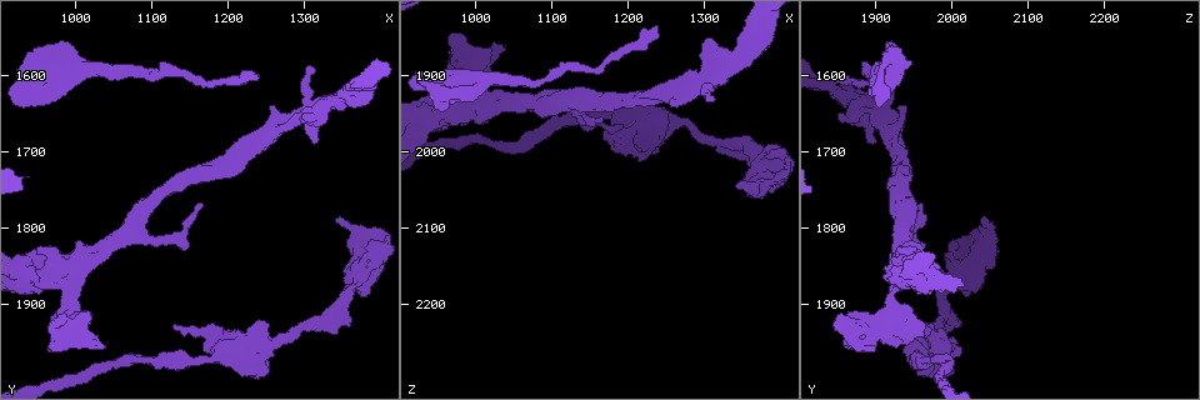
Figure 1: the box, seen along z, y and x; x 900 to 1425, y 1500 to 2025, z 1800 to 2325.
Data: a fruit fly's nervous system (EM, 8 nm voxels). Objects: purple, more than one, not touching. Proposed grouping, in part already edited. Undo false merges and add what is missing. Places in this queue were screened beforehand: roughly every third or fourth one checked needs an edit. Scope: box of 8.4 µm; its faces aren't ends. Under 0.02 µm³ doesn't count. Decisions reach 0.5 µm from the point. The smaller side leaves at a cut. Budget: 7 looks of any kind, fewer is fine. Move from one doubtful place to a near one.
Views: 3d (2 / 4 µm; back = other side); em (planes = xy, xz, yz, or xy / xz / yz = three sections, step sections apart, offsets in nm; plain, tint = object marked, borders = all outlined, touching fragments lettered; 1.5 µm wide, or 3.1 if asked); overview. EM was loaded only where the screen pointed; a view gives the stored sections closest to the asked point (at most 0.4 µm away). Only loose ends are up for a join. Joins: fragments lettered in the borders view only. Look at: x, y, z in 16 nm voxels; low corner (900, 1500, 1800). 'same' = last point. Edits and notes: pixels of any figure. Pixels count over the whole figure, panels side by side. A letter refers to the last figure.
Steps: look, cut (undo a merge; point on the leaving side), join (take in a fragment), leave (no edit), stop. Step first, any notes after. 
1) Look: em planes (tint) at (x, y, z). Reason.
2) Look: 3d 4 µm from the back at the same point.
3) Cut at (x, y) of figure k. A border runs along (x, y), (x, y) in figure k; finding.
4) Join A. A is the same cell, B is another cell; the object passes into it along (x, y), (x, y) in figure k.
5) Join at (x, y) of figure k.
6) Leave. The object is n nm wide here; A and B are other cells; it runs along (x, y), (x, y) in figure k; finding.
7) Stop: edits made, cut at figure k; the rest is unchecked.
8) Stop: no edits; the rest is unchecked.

Look: 3d 4 µm at (1355, 1930, 2010). Free end.

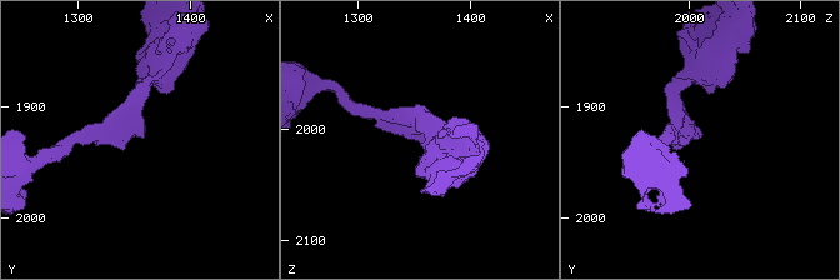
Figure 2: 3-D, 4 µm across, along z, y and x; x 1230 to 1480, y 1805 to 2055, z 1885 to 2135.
Look: em xz step 4 (plain) at (1356, 1926, 2014). Need the tissue.

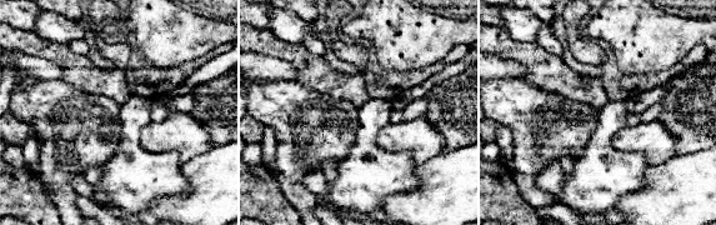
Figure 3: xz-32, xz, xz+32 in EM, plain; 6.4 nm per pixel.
Look: em xz step 4 (borders) at the same point.

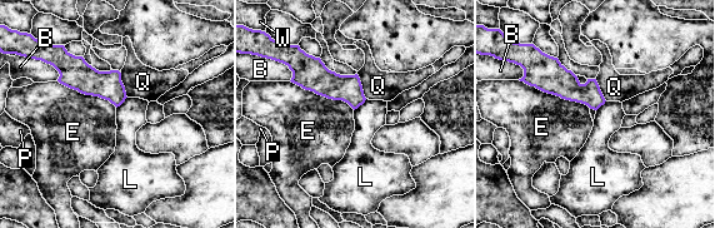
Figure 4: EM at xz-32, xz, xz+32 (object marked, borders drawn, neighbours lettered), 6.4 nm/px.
Leave. The longest contact is with E, 500 nm; B, E, L, P, Q and W are other cells; a border runs along (366, 99), (354, 110) in figure 4; none of them fits.

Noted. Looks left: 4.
Look: 3d 4 µm at (1040, 1950, 1860). Thick end.

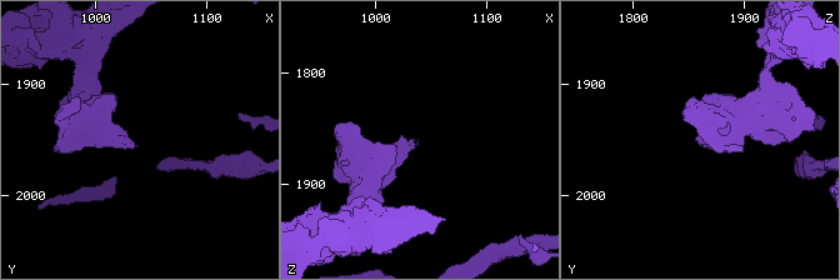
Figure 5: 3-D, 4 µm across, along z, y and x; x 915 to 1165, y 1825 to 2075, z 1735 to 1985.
Look: em planes (tint) at (1040, 1956, 1860).

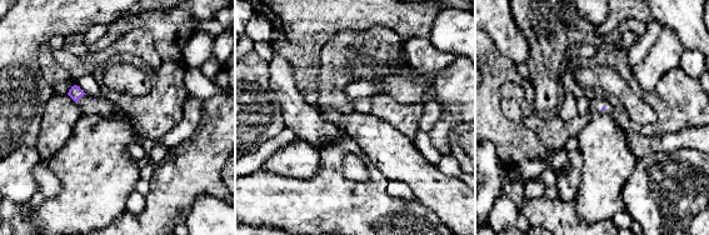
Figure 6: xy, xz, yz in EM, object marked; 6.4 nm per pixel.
Look: em planes (borders) at the same point. See the neighbours.

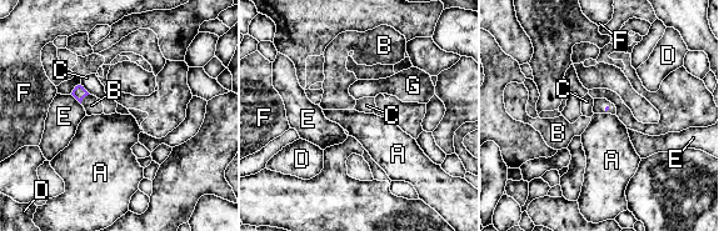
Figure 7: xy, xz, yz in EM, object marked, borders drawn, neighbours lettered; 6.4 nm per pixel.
Join at (91, 105) of figure 7. B is the same cell, A, C, D, E, F and G are other cells; the object passes into it along (79, 93), (84, 96), (91, 105) in figure 7; it goes on there.

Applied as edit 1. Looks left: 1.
Stop: edits made, join at figure 7; the rest is unchecked.

